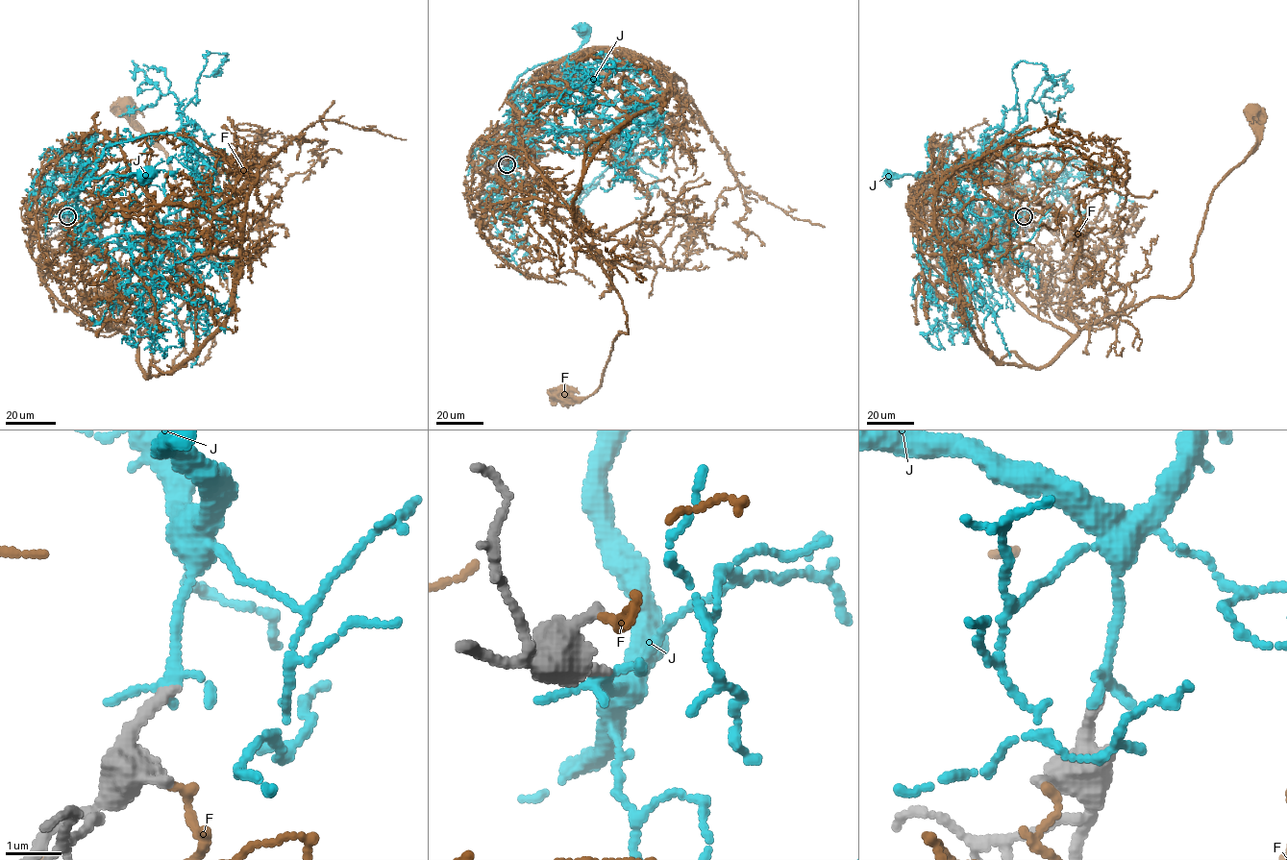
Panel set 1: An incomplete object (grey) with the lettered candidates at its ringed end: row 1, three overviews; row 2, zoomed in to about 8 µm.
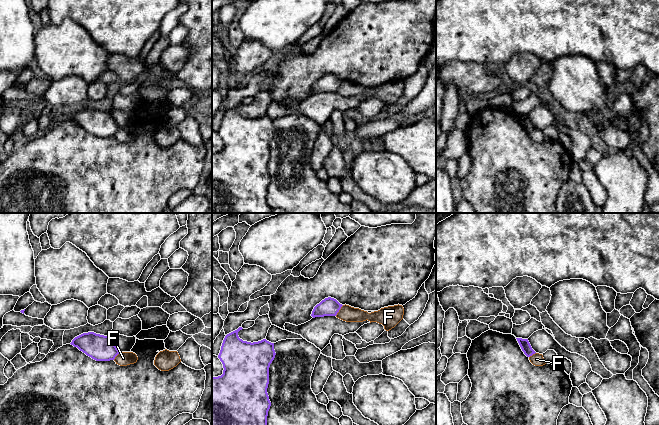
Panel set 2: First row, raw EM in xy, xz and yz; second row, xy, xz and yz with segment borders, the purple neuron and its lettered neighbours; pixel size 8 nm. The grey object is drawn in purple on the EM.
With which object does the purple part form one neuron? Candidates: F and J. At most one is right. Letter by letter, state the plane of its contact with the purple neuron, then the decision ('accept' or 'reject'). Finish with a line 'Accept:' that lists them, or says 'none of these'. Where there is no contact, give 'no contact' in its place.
F: meets purple in xz; reject
J: no contact; accept
Accept: J

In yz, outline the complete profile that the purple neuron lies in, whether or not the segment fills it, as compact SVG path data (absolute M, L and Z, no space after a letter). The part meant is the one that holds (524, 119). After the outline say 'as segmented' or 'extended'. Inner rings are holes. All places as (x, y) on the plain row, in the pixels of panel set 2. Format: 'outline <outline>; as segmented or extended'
outline M516 114L522 127L524 128L524 130L527 133L532 132L533 130L535 130L536 128L532 125L528 115L522 115L522 114Z; as segmented

